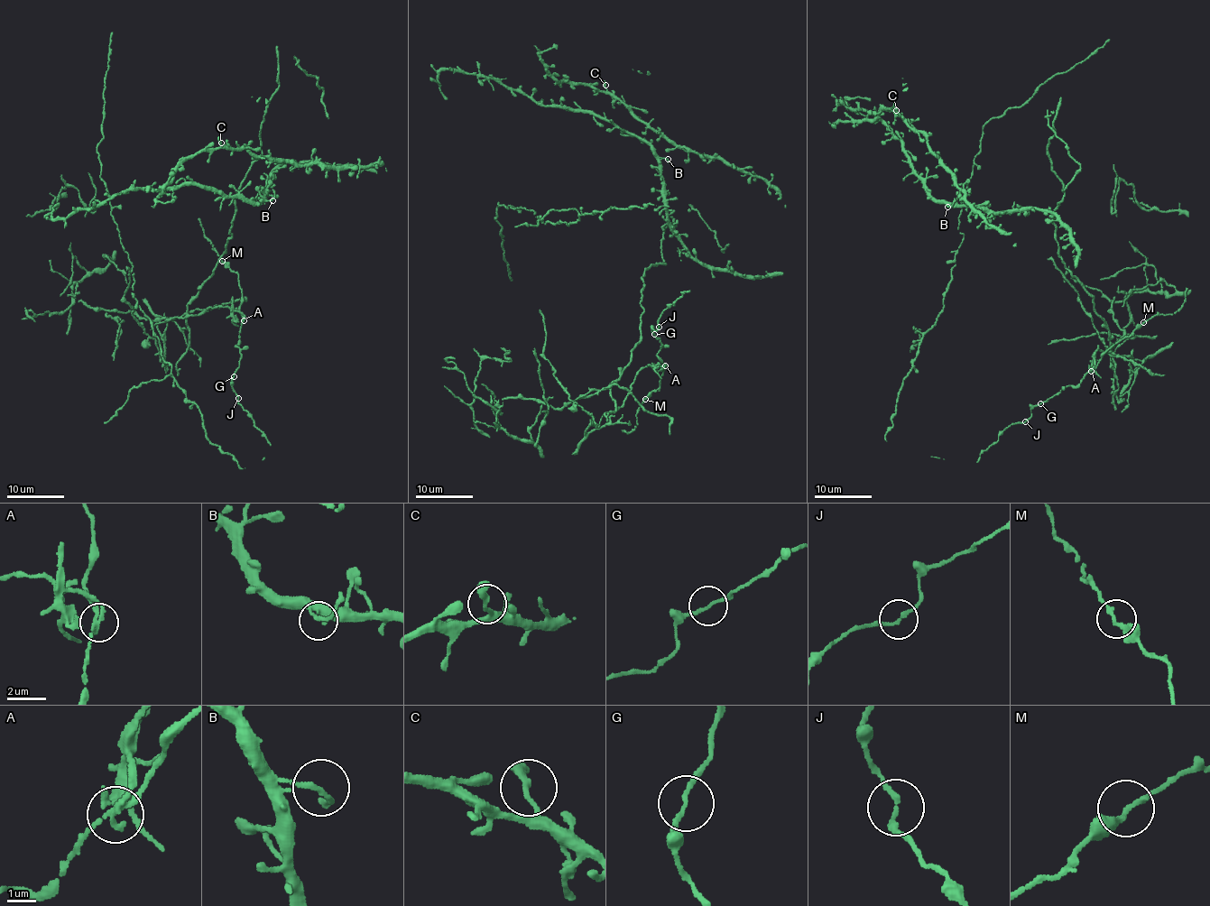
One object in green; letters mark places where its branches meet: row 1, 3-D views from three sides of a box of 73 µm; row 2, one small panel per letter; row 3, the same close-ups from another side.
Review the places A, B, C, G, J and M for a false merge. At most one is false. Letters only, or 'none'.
A

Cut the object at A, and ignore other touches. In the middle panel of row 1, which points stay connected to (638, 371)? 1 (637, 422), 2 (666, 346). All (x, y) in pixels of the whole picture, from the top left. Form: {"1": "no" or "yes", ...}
{"1": "no", "2": "no"}

